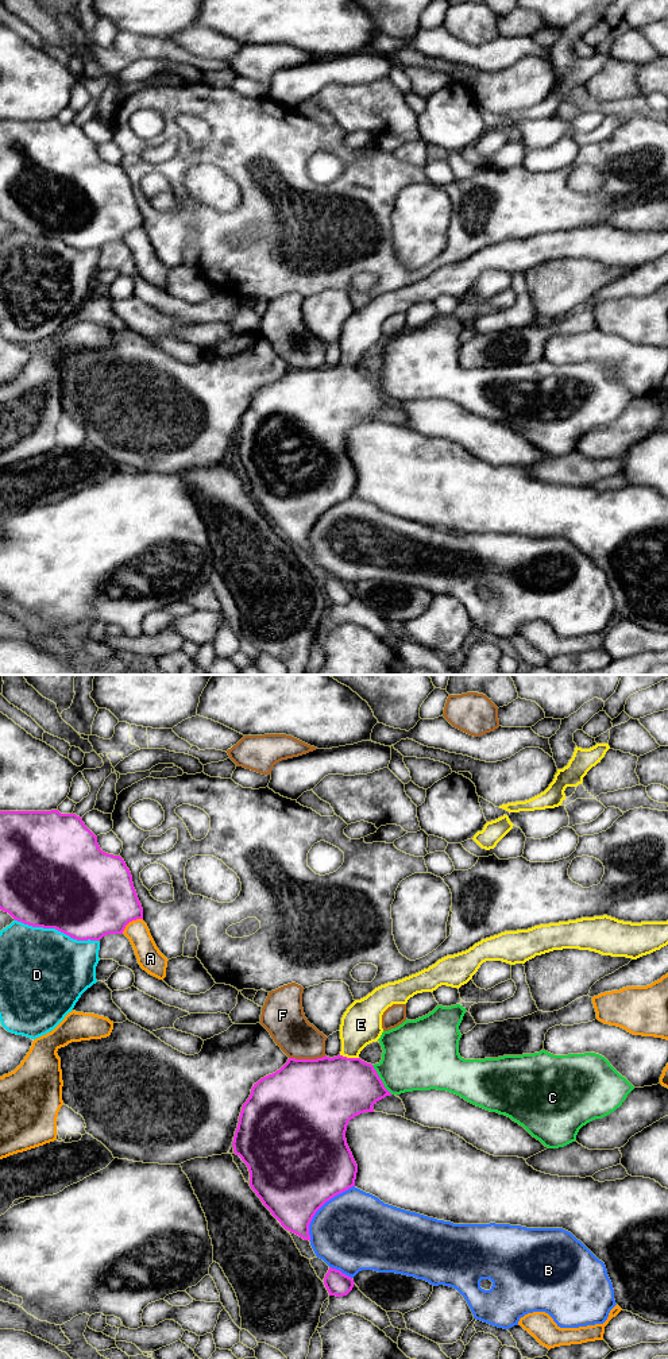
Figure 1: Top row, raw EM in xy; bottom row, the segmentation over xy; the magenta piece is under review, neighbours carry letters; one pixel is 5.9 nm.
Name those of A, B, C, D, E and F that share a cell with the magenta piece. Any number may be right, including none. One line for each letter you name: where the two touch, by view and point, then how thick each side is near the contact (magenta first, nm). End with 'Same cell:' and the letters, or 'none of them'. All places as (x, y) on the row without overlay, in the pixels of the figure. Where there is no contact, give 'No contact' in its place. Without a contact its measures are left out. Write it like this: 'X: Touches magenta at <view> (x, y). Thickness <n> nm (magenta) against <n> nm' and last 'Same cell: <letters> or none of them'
E: Touches magenta at xy (348, 367). Thickness 420 nm (magenta) against 240 nm
Same cell: E

